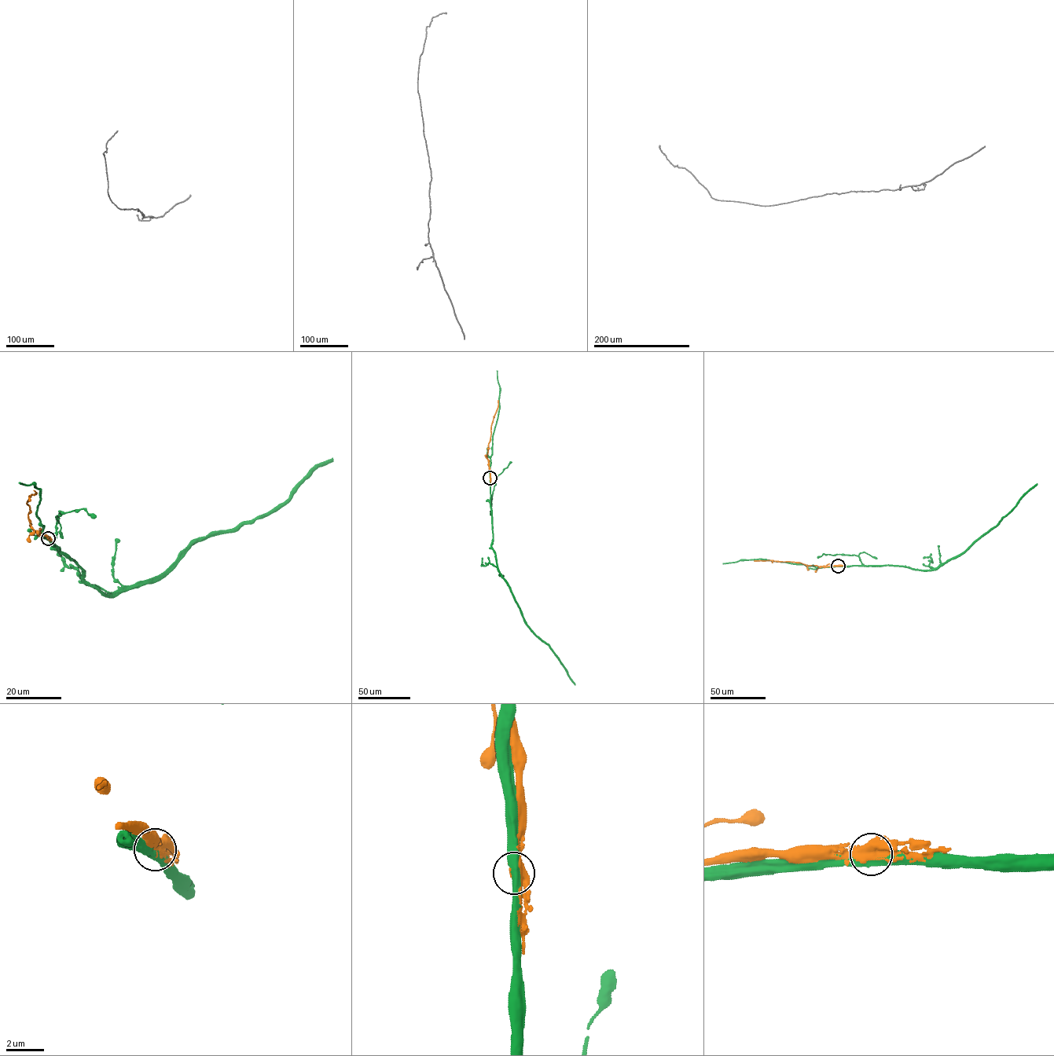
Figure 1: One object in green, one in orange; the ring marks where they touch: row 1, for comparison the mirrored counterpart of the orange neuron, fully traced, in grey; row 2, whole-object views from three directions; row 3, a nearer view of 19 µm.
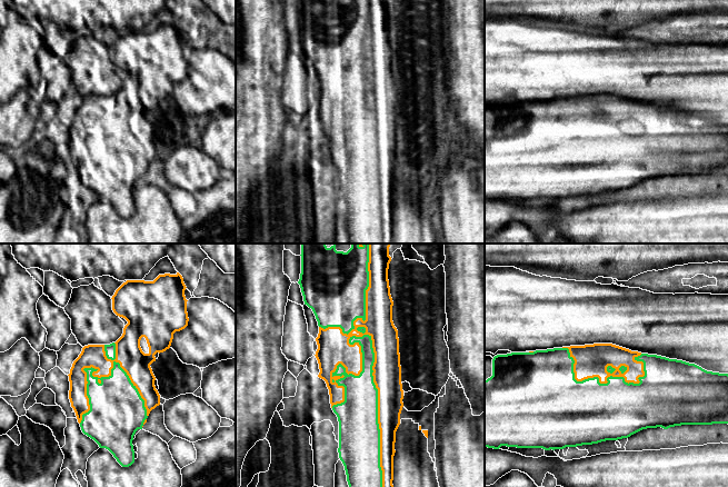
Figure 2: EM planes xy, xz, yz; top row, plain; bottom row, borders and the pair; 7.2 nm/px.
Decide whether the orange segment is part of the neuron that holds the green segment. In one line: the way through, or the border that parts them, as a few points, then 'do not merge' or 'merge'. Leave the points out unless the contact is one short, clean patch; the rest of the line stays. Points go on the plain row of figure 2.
do not merge

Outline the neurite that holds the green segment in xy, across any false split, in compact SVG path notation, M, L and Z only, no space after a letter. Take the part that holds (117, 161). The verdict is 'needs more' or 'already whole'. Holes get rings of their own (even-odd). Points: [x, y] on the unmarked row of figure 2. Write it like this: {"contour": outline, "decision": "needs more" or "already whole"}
{"contour": "M119 113L109 128L93 128L98 120L84 119L90 161L80 173L84 186L108 200L122 218L134 213L133 187L148 169L144 151Z", "decision": "already whole"}

